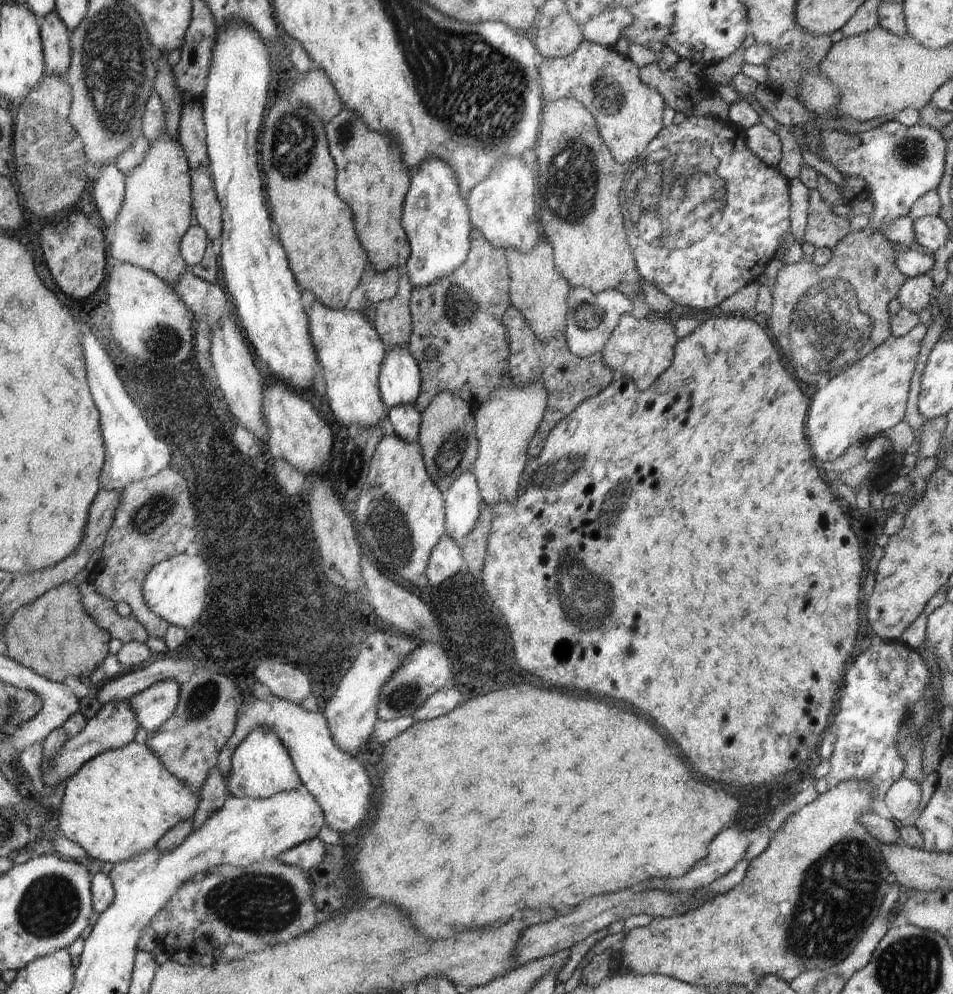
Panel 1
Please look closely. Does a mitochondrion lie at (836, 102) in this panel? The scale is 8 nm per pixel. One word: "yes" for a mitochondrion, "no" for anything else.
no

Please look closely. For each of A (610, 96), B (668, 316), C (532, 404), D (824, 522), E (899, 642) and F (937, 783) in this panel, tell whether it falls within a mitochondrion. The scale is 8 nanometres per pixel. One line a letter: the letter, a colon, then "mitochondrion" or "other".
A: mitochondrion
B: other
C: other
D: other
E: other
F: other

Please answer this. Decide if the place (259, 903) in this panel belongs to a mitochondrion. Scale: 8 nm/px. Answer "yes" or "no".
yes

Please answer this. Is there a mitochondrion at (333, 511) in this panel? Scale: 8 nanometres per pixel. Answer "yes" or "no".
no

